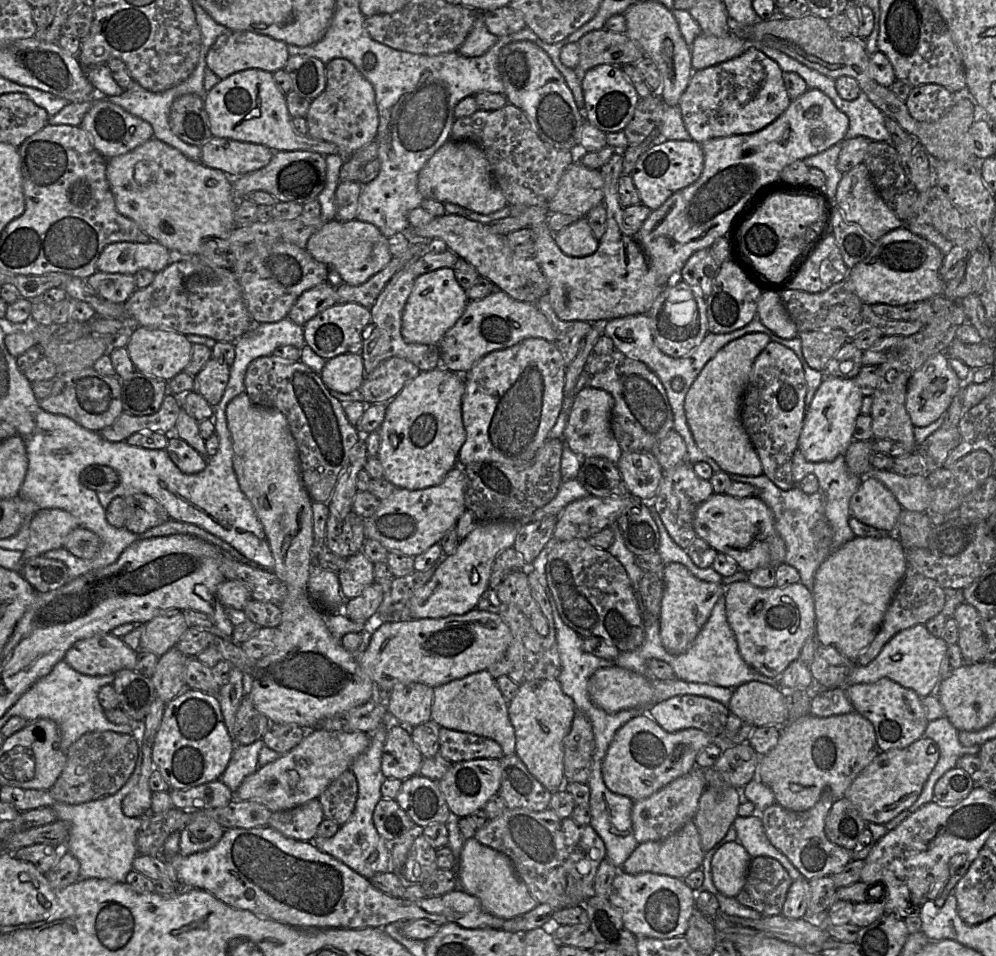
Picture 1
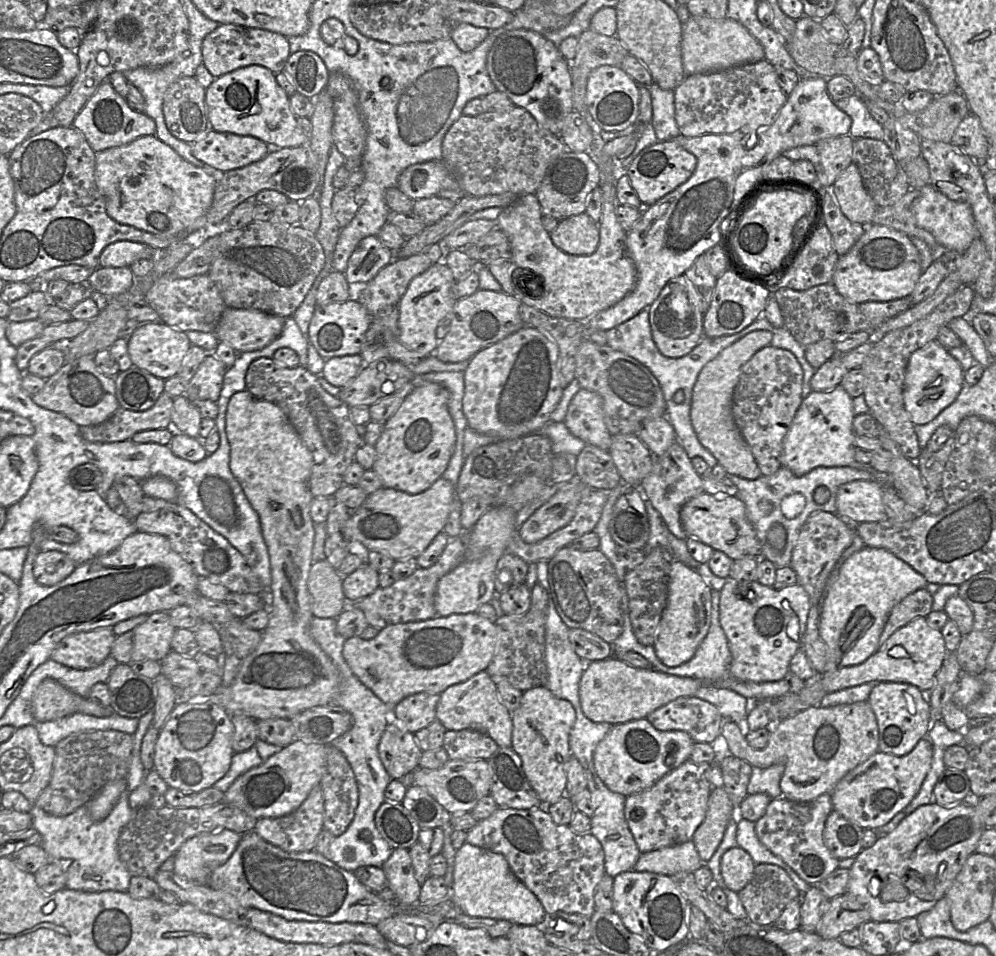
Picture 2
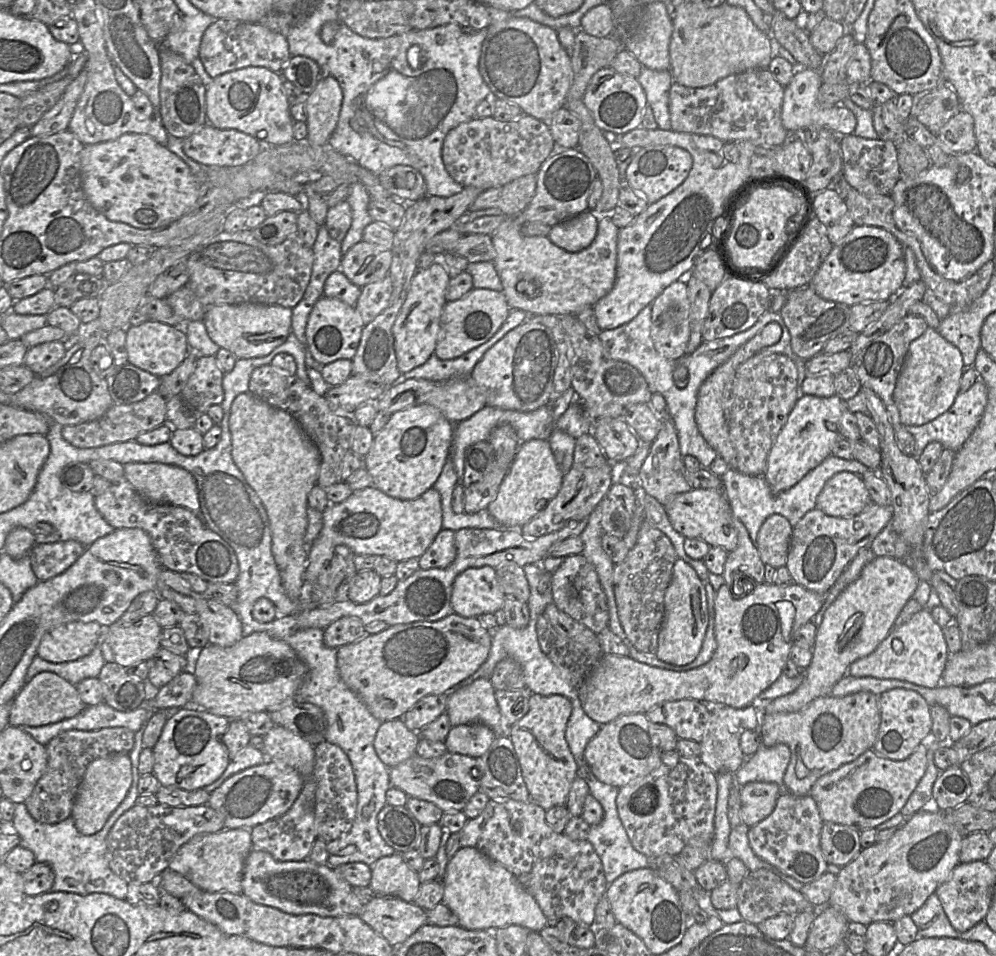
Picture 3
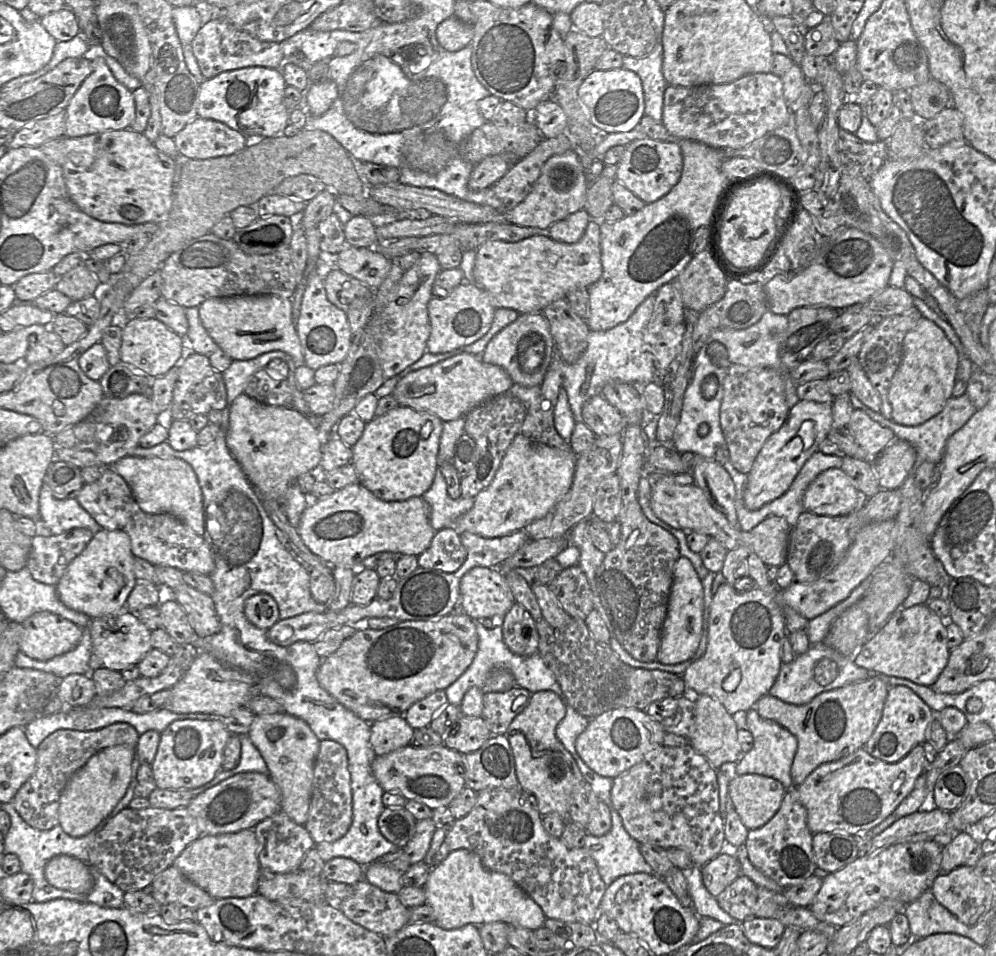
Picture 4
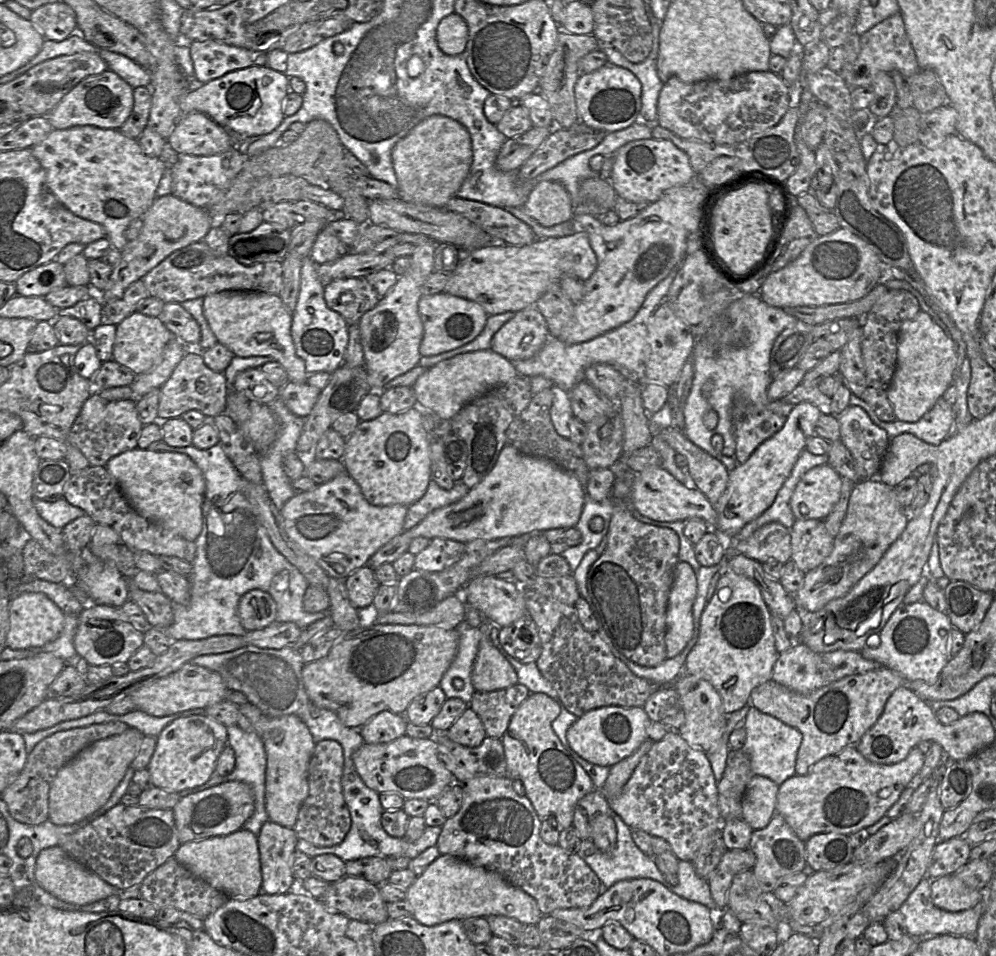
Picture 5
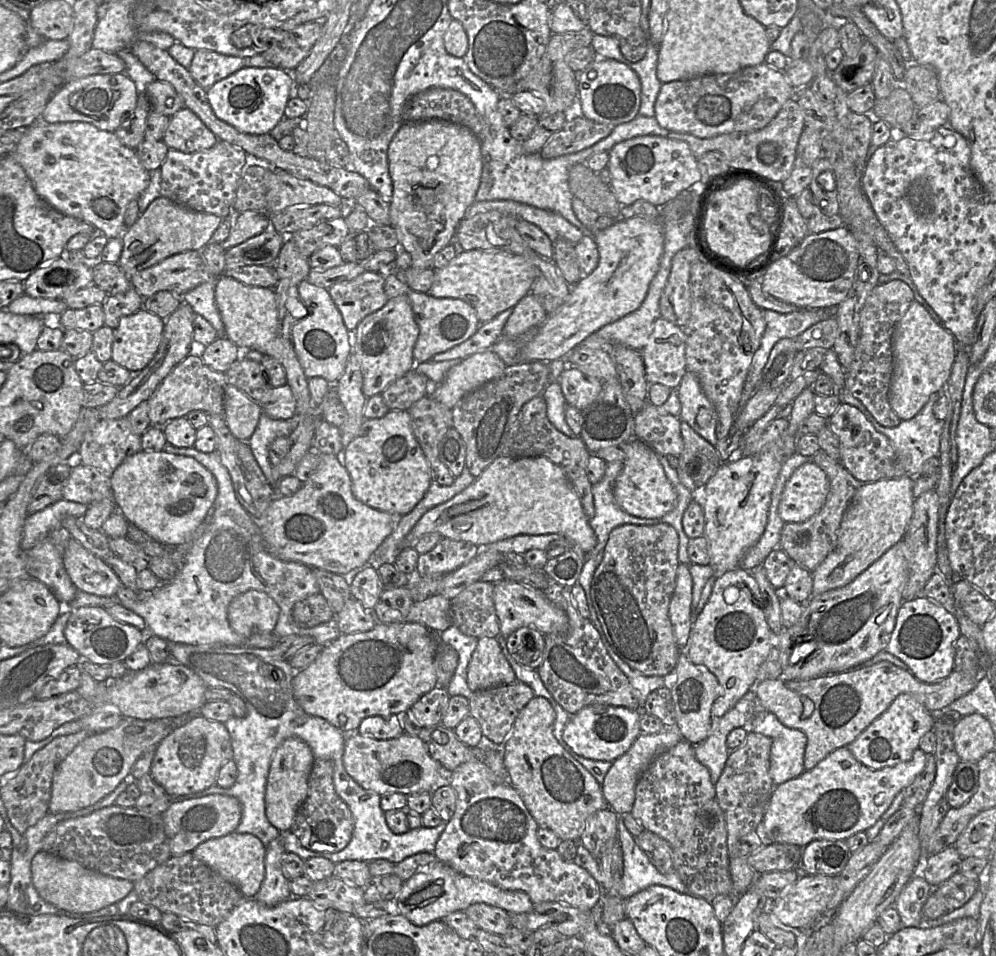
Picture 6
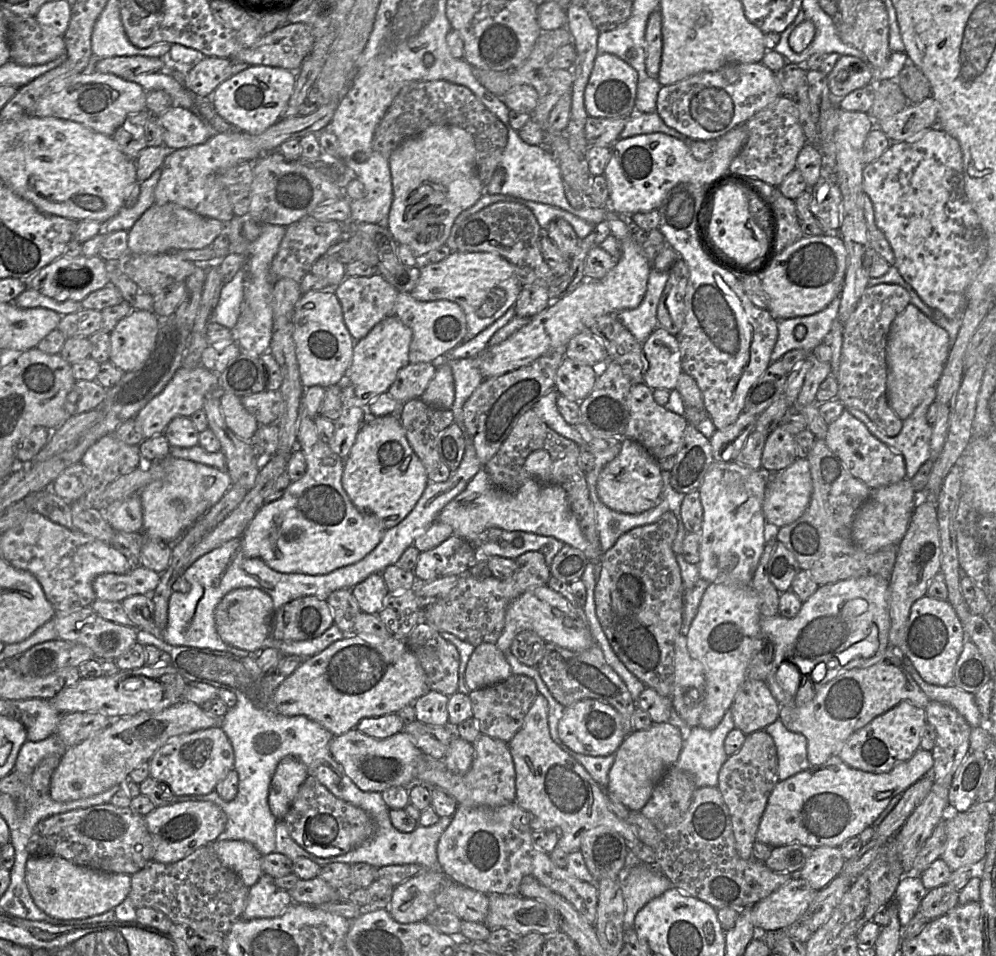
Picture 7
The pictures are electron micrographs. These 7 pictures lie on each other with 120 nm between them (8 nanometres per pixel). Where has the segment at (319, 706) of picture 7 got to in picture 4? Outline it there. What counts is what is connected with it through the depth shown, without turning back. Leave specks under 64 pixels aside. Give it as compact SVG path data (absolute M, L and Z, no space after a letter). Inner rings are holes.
M450 613L437 620L400 621L379 630L367 628L347 638L340 647L324 658L317 670L322 688L362 720L377 720L404 716L414 703L437 690L445 690L470 666L478 649L475 620L465 613Z

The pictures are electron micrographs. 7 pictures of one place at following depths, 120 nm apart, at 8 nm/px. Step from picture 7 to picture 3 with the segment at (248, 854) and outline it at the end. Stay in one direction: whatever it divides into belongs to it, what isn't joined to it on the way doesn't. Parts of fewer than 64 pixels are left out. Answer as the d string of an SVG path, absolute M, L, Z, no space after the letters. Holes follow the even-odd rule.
M247 828L201 833L178 849L168 868L203 891L241 894L244 863L252 849L251 832Z

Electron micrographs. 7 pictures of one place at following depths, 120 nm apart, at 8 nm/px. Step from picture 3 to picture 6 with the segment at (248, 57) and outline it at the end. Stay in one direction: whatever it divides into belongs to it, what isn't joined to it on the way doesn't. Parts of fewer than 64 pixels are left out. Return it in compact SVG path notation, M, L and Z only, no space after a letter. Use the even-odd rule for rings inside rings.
M207 49L195 50L188 69L194 81L203 89L246 67L246 58L220 54Z

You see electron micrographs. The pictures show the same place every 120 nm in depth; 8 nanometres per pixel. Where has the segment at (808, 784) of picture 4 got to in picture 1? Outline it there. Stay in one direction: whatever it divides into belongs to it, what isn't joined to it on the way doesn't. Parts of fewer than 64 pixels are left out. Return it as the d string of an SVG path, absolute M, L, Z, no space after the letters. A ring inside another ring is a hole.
M921 737L903 749L880 751L853 780L844 797L854 804L866 822L885 825L918 799L939 754L936 742L927 737Z

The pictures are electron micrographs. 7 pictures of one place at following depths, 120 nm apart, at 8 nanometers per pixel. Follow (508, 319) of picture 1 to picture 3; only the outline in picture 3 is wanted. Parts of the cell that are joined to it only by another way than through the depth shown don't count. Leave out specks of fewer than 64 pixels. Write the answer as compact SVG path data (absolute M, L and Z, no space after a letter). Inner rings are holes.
M473 288L455 301L447 301L440 319L435 355L450 360L469 352L489 340L508 317L510 307L502 291Z

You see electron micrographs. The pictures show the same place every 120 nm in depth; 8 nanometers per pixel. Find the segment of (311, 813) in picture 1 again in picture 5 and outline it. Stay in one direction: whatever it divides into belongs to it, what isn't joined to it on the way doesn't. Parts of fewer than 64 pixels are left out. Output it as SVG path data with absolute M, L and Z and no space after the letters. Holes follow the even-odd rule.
M268 820L257 836L263 894L286 894L294 883L293 854L298 836L293 828Z

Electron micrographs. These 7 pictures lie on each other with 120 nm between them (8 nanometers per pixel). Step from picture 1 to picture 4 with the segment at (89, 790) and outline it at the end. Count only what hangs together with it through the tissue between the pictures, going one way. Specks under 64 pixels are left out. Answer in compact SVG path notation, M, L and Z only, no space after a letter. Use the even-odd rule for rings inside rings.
M113 723L92 731L60 729L46 737L37 748L36 769L20 787L11 804L20 817L31 827L49 830L59 825L58 811L60 796L71 777L99 751L117 745L136 747L139 734L128 723Z

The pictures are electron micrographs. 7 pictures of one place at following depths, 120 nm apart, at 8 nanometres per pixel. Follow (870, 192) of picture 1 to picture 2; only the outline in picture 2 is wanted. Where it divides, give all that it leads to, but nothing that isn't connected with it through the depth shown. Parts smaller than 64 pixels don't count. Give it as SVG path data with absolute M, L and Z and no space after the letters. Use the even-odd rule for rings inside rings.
M849 164L832 186L833 196L842 213L852 222L868 226L877 209L877 204L863 185L858 167Z

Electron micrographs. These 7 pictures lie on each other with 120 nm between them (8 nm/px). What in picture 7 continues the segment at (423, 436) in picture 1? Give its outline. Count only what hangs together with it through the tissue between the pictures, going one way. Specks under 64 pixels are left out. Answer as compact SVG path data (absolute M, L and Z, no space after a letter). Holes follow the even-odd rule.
M366 411L366 420L362 424L358 435L356 437L356 440L351 447L351 450L348 454L348 456L344 460L344 470L342 474L342 486L345 490L346 494L348 495L350 501L352 504L356 507L356 509L364 516L366 517L370 522L372 523L379 523L381 524L386 530L394 527L398 523L400 523L414 508L416 503L418 502L419 498L421 497L423 491L426 488L426 485L428 484L429 480L426 475L426 470L418 458L418 456L415 454L413 449L408 443L408 440L406 438L405 430L400 422L399 417L397 414L390 414L385 416L369 416Z

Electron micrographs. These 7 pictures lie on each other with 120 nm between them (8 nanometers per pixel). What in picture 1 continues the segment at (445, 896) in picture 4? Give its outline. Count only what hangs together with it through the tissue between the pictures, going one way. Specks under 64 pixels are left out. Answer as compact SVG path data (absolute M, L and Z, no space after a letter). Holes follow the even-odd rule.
M475 838L465 840L463 845L460 859L460 885L458 879L457 889L477 897L485 912L505 920L524 915L539 904L518 875L510 858Z

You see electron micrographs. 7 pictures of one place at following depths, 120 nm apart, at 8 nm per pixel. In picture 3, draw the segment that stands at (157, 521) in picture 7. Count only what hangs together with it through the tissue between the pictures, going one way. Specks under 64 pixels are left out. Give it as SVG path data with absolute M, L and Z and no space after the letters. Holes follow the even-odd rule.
M130 462L123 465L125 478L135 487L137 492L152 504L173 504L182 506L203 519L200 509L197 484L193 475L175 465L163 463Z

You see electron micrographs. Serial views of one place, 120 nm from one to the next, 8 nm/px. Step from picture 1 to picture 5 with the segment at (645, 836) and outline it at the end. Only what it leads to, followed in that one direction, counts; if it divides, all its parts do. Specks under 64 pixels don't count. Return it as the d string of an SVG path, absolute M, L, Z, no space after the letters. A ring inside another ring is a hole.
M671 731L661 741L655 742L641 758L621 793L607 798L611 809L631 828L666 840L679 860L692 861L702 845L717 830L721 831L724 820L718 805L717 781L706 753L690 746L678 731Z

